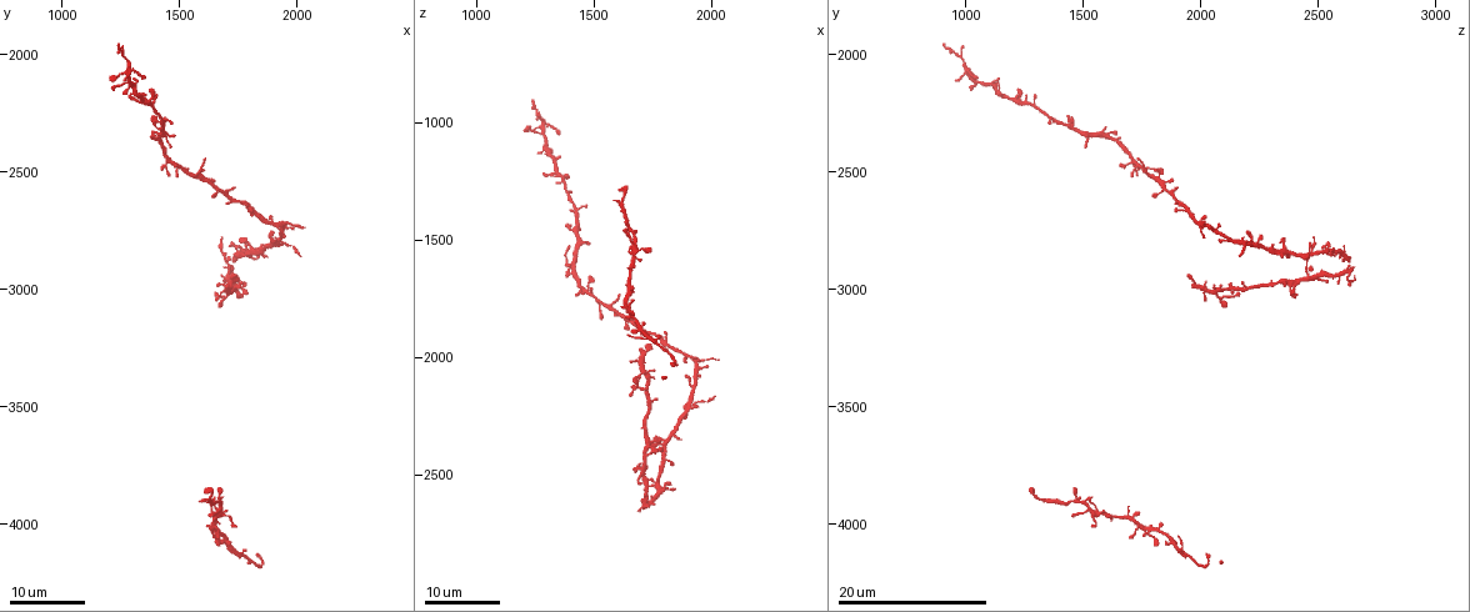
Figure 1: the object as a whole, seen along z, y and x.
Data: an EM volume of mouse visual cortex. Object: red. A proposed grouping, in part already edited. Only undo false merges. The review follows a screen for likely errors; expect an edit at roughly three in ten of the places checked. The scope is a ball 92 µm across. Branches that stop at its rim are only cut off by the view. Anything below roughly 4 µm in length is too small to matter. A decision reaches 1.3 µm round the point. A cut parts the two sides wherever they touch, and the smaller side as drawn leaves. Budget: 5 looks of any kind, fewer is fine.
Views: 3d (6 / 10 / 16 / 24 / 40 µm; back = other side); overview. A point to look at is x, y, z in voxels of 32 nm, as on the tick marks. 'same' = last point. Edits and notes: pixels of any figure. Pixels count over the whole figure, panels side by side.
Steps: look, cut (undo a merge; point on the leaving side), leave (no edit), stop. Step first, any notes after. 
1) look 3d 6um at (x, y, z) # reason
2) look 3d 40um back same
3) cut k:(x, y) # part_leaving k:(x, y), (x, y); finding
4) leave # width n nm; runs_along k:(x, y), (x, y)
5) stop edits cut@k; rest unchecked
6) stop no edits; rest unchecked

look 3d 16um at (1710, 2950, 2460) # arms run side by side

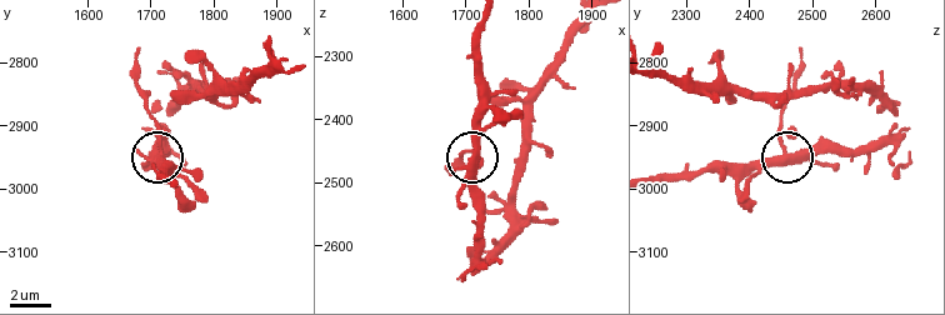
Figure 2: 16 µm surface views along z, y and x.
look 3d 10um at (1715, 2950, 2460)

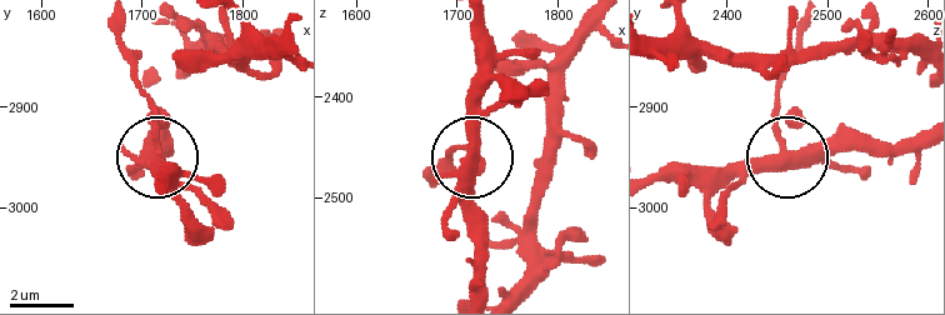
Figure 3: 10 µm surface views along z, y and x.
cut 3:(459, 146) # arms 5; a second neuron is stuck on

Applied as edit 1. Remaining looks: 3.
look overview # redraw

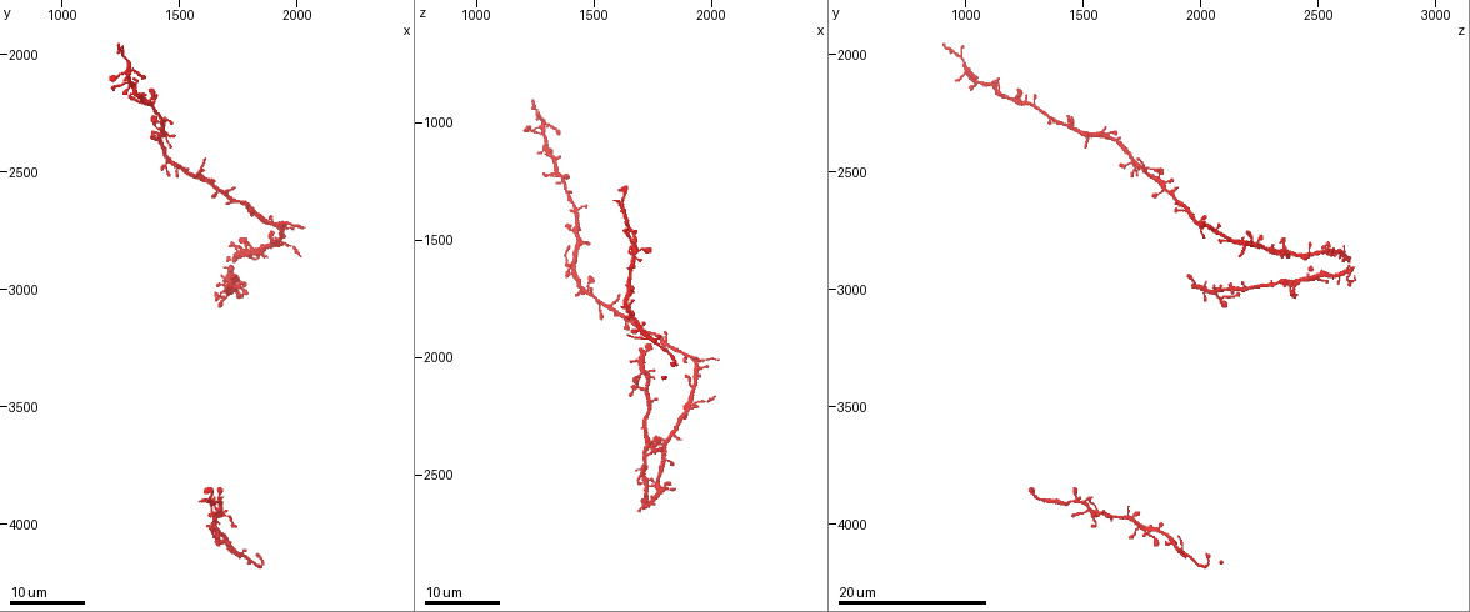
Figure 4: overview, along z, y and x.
look 3d 16um at (1690, 2990, 2000) # four or more arms meet

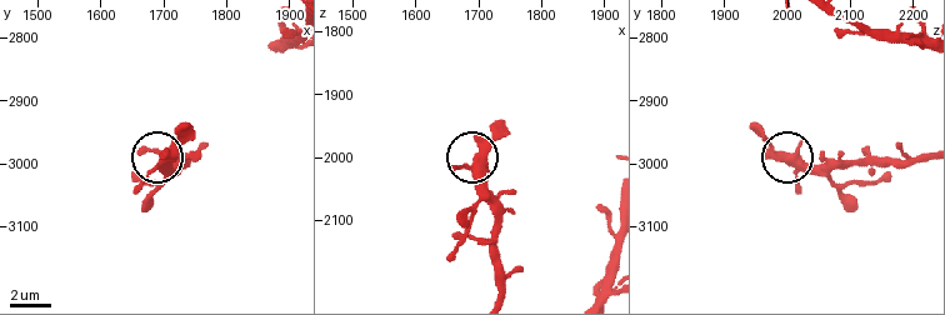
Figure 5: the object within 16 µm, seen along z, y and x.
look 3d 10um at (1690, 3005, 2010)

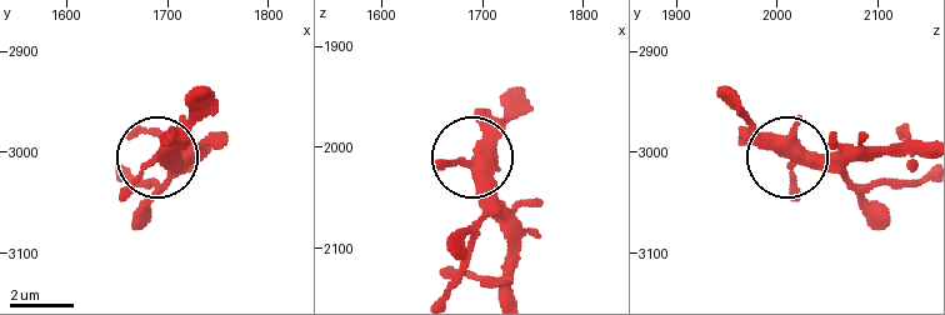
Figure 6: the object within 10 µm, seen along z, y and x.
leave # runs_along 6:(510, 293), (510, 219), (475, 155), (524, 101); all the same neuron

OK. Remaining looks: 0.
stop edits cut@3; rest unchecked

